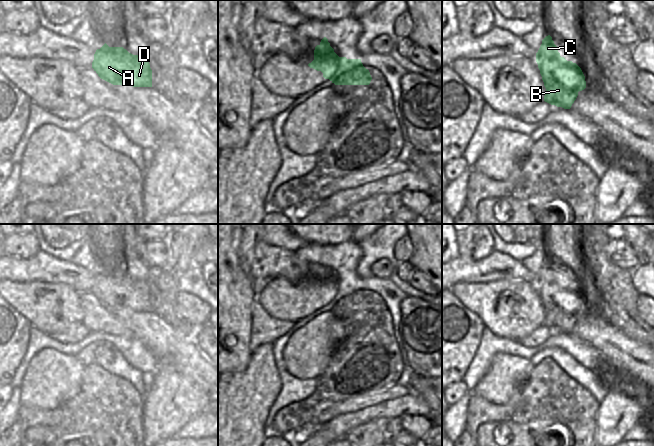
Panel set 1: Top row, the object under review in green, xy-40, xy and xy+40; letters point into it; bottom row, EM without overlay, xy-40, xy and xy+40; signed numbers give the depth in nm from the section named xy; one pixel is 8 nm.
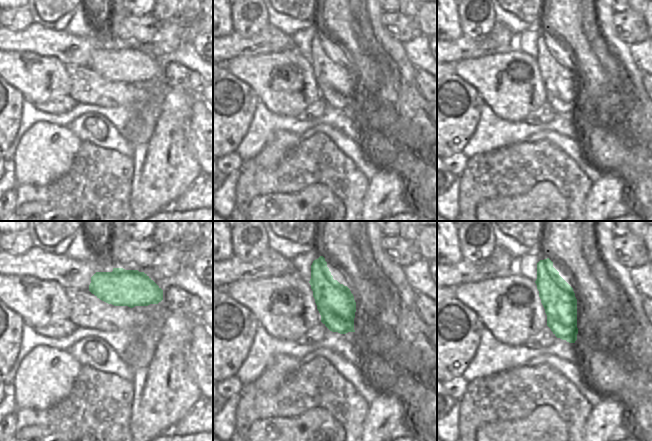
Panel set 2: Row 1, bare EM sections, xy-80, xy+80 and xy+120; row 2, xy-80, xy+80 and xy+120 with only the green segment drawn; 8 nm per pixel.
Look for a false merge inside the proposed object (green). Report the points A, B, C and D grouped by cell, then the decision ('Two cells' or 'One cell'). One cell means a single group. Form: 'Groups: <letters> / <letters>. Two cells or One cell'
Groups: A B C D. One cell.

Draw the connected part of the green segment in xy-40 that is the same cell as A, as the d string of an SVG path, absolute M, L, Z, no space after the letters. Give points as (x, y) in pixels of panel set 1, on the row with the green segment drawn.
M106 43L94 54L92 68L98 76L113 85L152 87L152 70L148 60L141 55L133 55L123 47L109 47Z

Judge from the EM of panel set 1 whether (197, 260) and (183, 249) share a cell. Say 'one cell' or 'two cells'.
two cells

